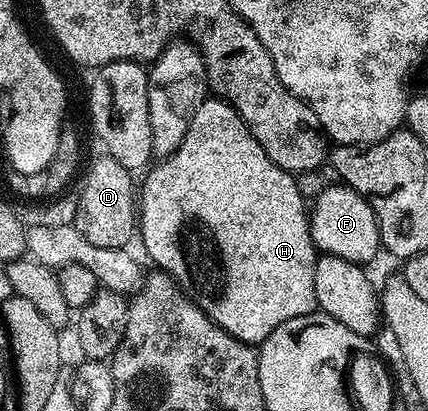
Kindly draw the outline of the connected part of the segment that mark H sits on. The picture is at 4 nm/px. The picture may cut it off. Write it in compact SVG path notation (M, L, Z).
M208 96L201 104L201 108L197 108L185 132L185 140L181 140L177 149L166 155L160 162L163 162L160 166L152 165L146 171L147 179L141 182L141 197L137 202L137 234L140 239L143 237L143 246L147 249L148 256L160 266L156 267L170 278L192 302L196 302L205 312L205 316L209 316L209 320L213 320L237 340L248 344L258 344L266 340L269 332L273 332L273 328L281 328L285 320L293 320L293 316L316 313L317 292L313 288L313 272L315 271L317 247L315 241L311 239L309 202L303 199L303 194L299 191L298 184L295 183L298 182L296 175L273 164L273 160L265 156L265 148L257 144L253 132L249 132L245 120L231 103L224 102L218 96Z

